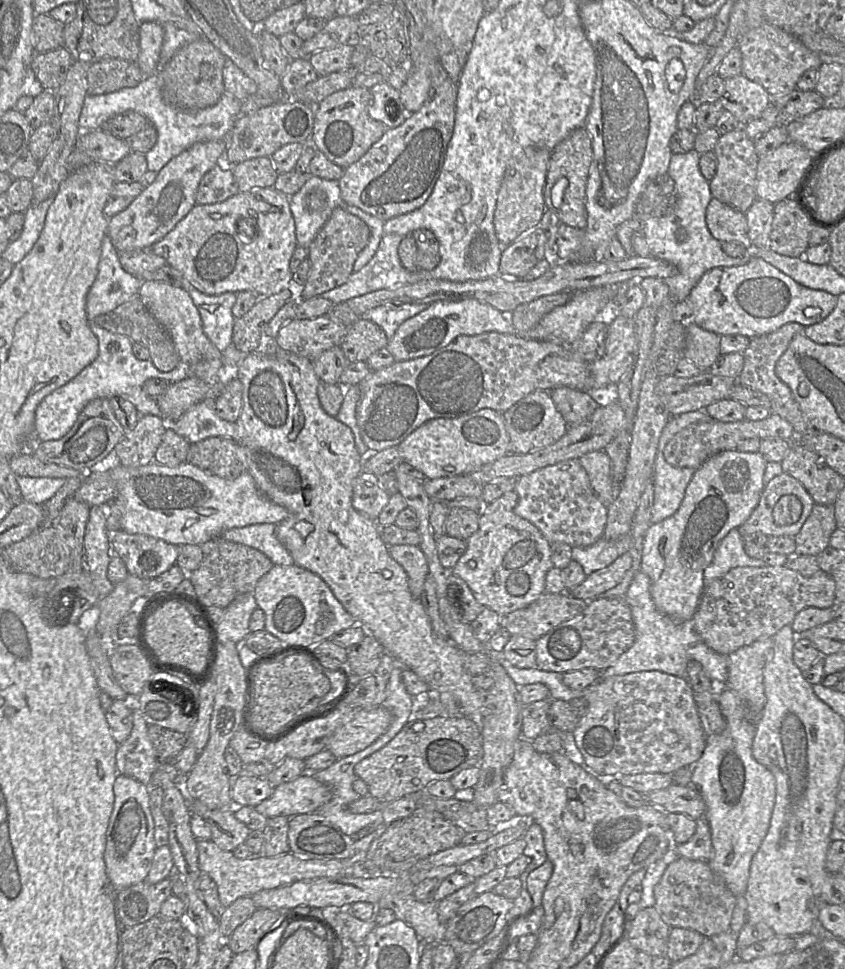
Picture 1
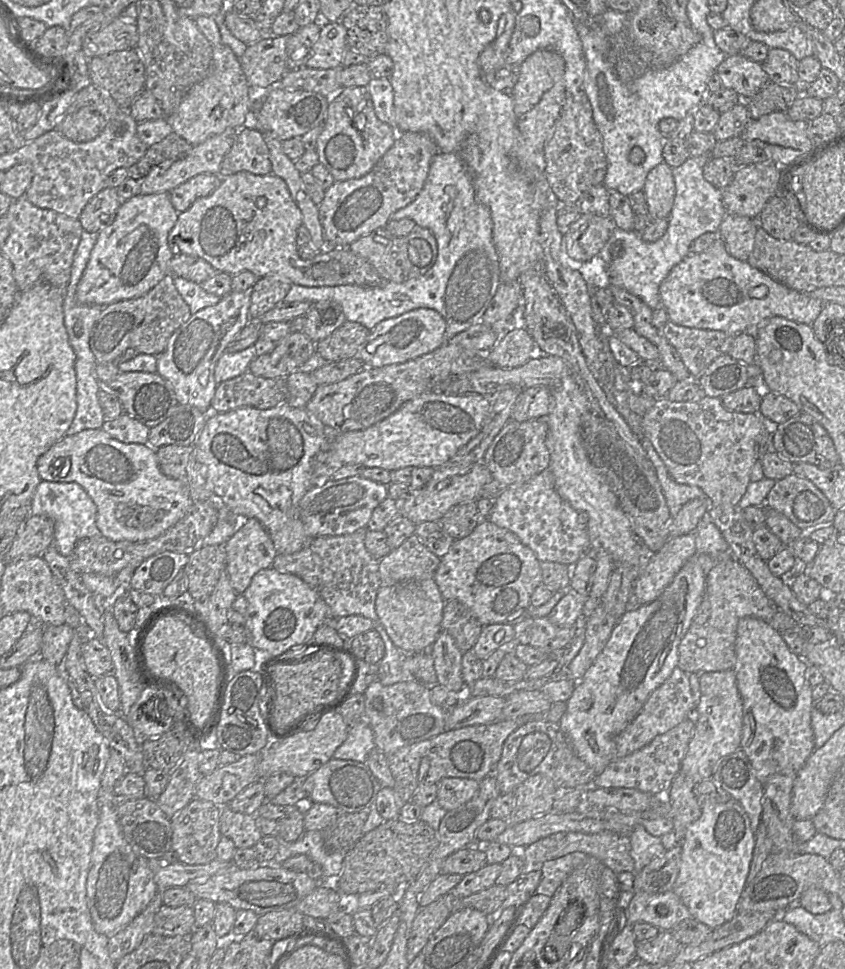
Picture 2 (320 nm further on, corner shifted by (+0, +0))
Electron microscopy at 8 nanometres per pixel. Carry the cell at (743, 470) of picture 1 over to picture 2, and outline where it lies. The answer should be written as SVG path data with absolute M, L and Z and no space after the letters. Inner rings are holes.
M694 555L685 562L671 583L655 600L641 605L635 610L626 611L622 615L612 630L604 649L584 676L576 682L575 689L566 702L567 708L559 725L575 754L596 775L600 775L616 759L615 738L637 716L650 694L678 667L678 646L697 614L703 600L705 586L706 575L697 555Z

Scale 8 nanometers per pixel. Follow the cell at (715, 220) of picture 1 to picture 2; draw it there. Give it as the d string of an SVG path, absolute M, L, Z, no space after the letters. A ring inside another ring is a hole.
M717 238L706 250L688 254L676 264L659 286L661 306L667 311L669 321L688 328L723 331L731 335L752 332L763 322L774 316L811 325L824 307L824 302L777 282L747 261L730 256L724 242Z

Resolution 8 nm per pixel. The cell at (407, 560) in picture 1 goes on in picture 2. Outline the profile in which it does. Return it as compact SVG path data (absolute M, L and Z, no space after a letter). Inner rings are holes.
M433 578L381 585L375 602L378 622L395 647L405 654L429 651L442 631L443 609L444 600Z

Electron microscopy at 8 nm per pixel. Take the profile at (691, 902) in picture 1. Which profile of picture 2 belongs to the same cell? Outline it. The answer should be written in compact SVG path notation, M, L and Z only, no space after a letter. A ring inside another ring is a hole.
M669 890L659 894L635 893L628 909L628 924L645 922L660 931L671 931L680 922L692 918L680 897Z

